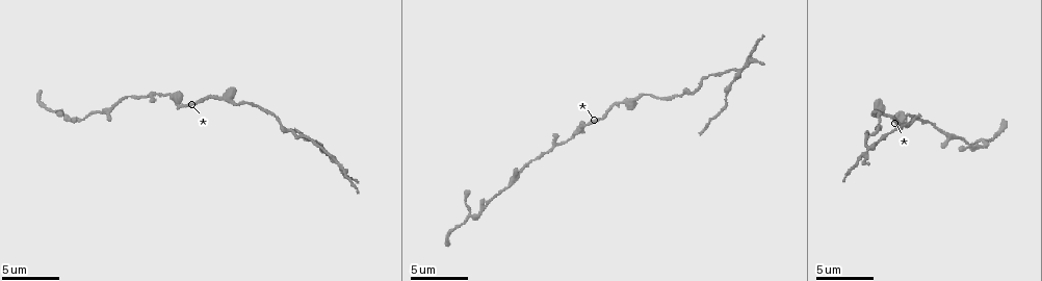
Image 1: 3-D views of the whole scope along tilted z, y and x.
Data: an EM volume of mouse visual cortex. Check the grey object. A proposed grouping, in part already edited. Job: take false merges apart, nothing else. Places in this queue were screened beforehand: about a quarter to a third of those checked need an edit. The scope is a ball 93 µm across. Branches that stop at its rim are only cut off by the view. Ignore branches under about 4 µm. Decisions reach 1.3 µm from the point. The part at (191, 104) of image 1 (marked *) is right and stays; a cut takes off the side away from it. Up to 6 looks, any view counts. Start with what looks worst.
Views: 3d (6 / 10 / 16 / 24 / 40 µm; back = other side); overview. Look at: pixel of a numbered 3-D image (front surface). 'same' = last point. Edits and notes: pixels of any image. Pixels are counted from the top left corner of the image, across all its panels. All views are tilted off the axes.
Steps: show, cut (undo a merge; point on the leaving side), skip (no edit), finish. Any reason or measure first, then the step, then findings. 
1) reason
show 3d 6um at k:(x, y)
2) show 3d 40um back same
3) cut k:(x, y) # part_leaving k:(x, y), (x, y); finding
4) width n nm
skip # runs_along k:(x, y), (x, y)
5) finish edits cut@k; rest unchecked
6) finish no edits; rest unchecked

three arms meet
show 3d 10um at 1:(874, 147)

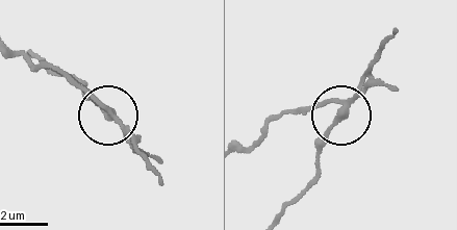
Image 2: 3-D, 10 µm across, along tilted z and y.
show 3d 6um at 2:(112, 116)

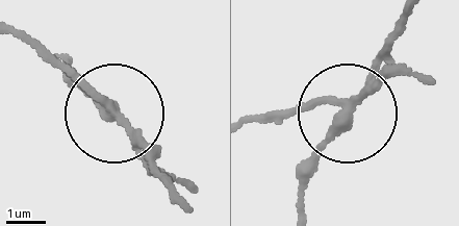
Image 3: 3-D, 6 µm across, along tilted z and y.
arms 3
cut 3:(328, 141) # a second cell is stuck on

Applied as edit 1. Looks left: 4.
see it whole again
show overview

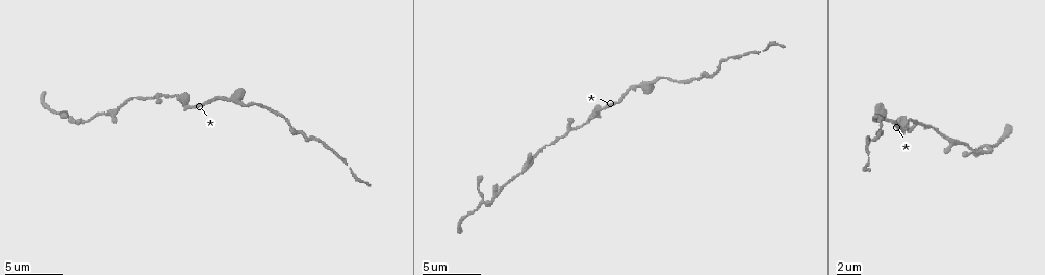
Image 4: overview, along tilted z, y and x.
calibre changes
show 3d 16um at 4:(483, 204)

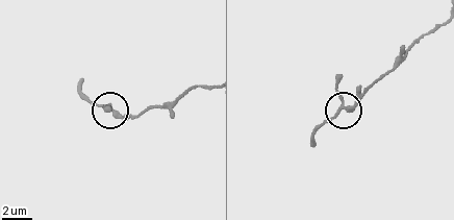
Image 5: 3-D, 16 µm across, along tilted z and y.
arms 3
skip # runs_along 5:(209, 88), (192, 88), (130, 117), (80, 94); continuous, no second cell

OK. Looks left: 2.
sudden change in width
show 3d 16um at 4:(957, 141)

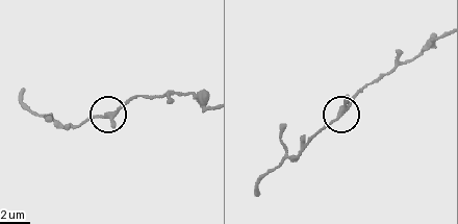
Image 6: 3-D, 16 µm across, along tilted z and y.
arms 3
skip # runs_along 6:(437, 38), (370, 82), (304, 145); all the same cell

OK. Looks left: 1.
finish edits cut@3; rest unchecked

